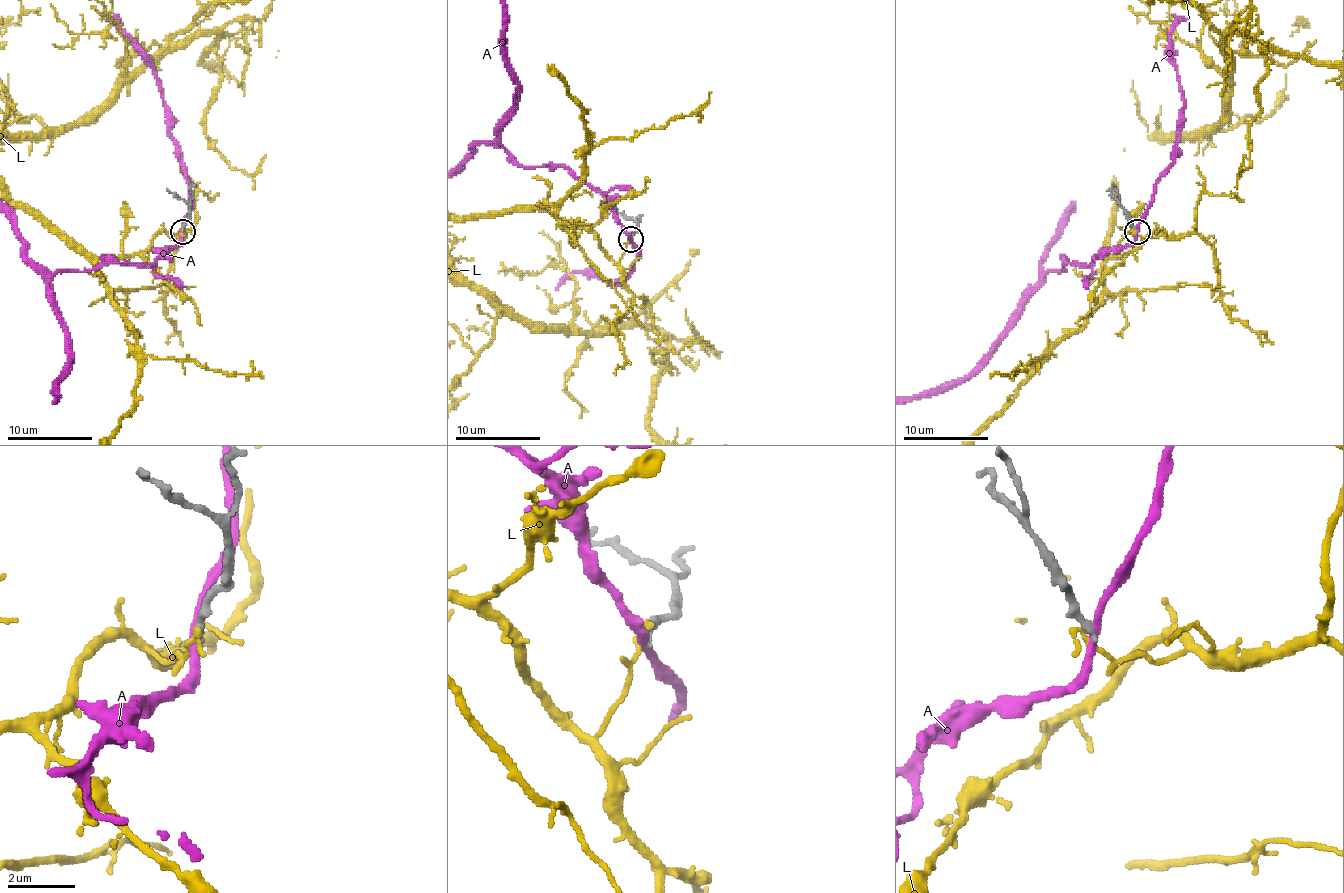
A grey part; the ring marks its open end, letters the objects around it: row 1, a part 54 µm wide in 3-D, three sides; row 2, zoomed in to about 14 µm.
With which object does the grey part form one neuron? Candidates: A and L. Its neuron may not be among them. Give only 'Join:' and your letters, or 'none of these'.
Join: none of these

